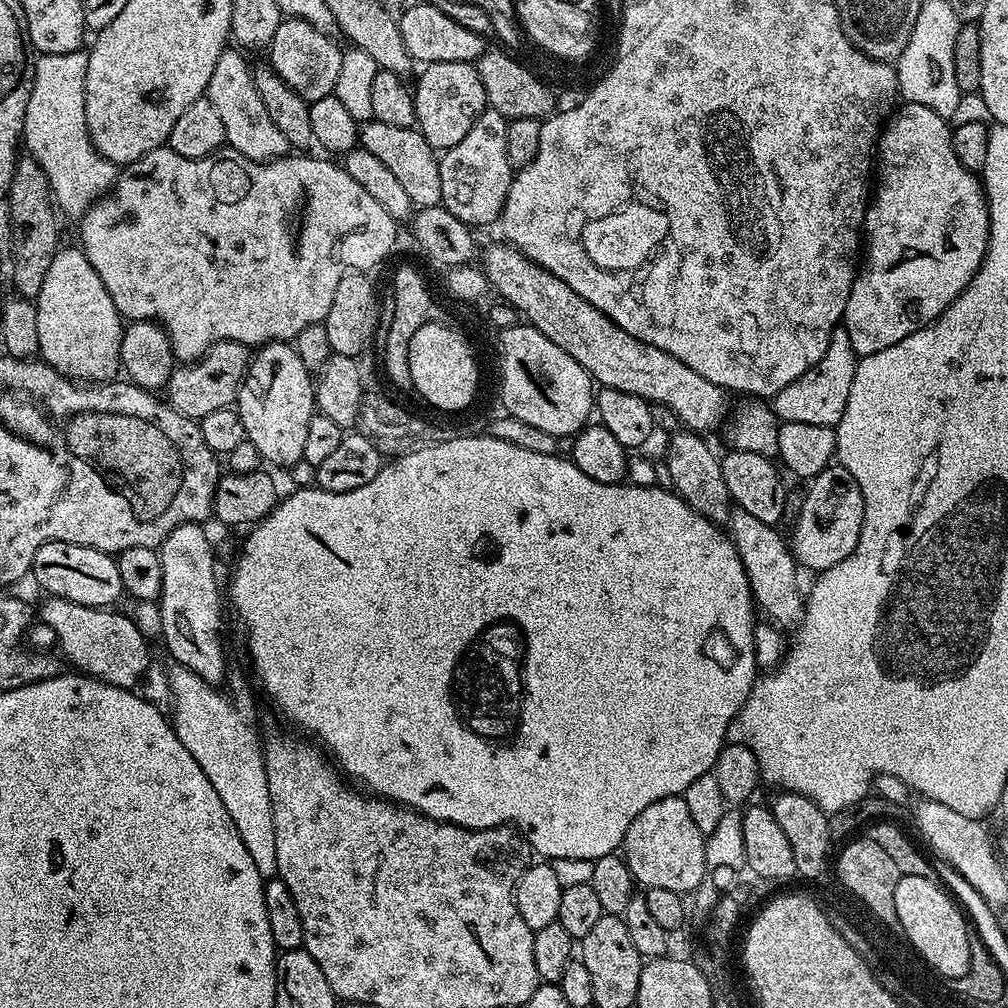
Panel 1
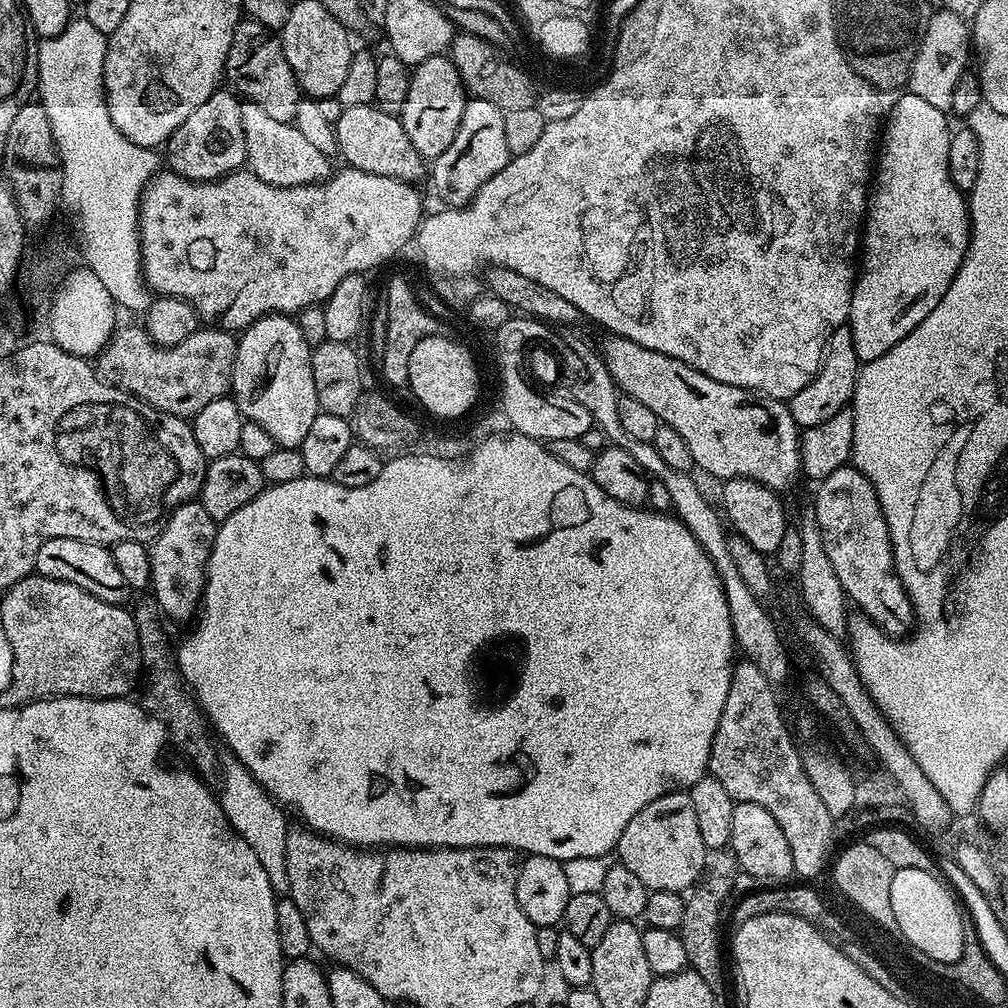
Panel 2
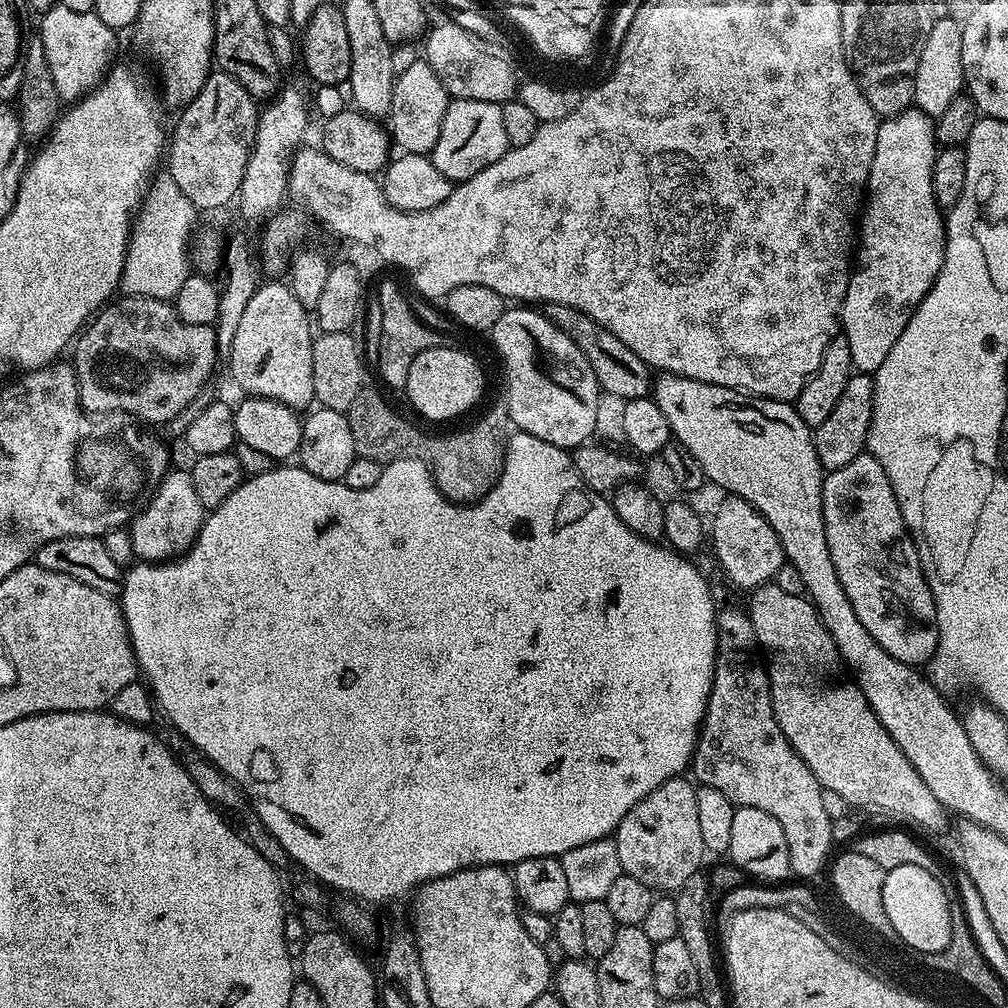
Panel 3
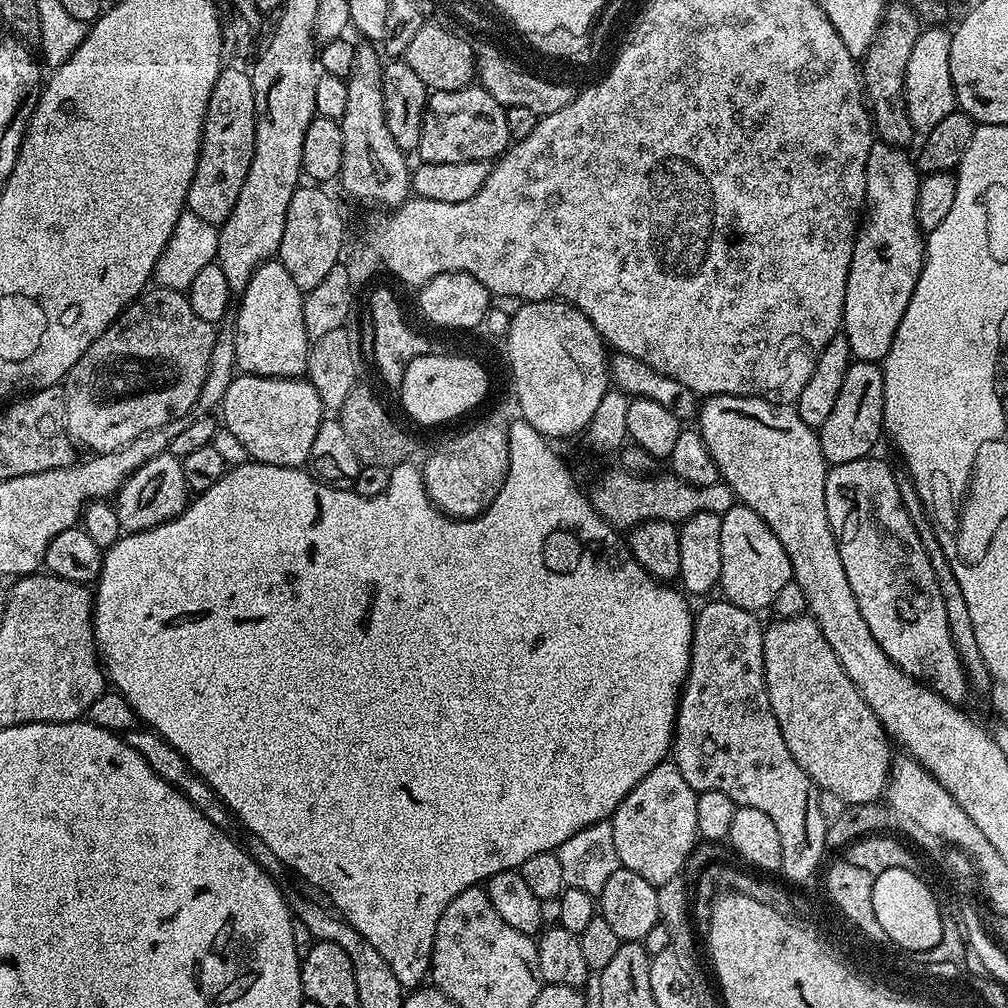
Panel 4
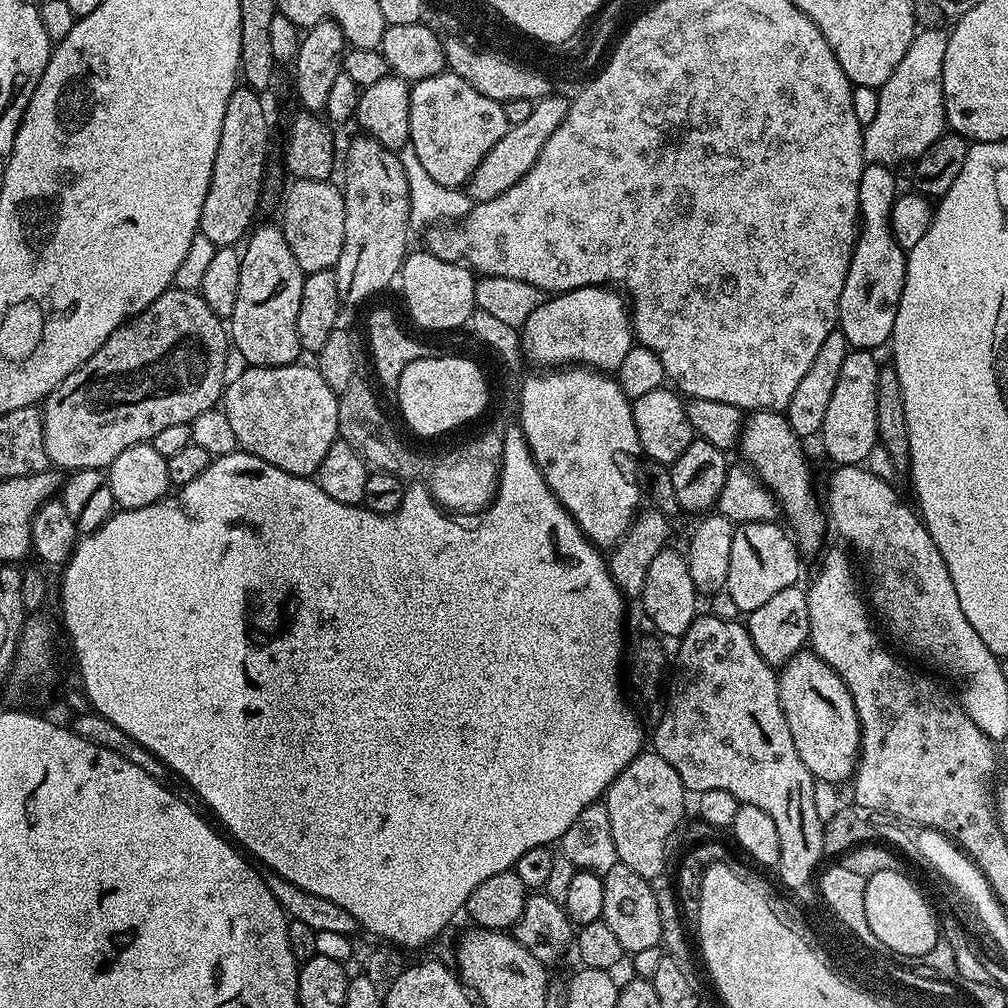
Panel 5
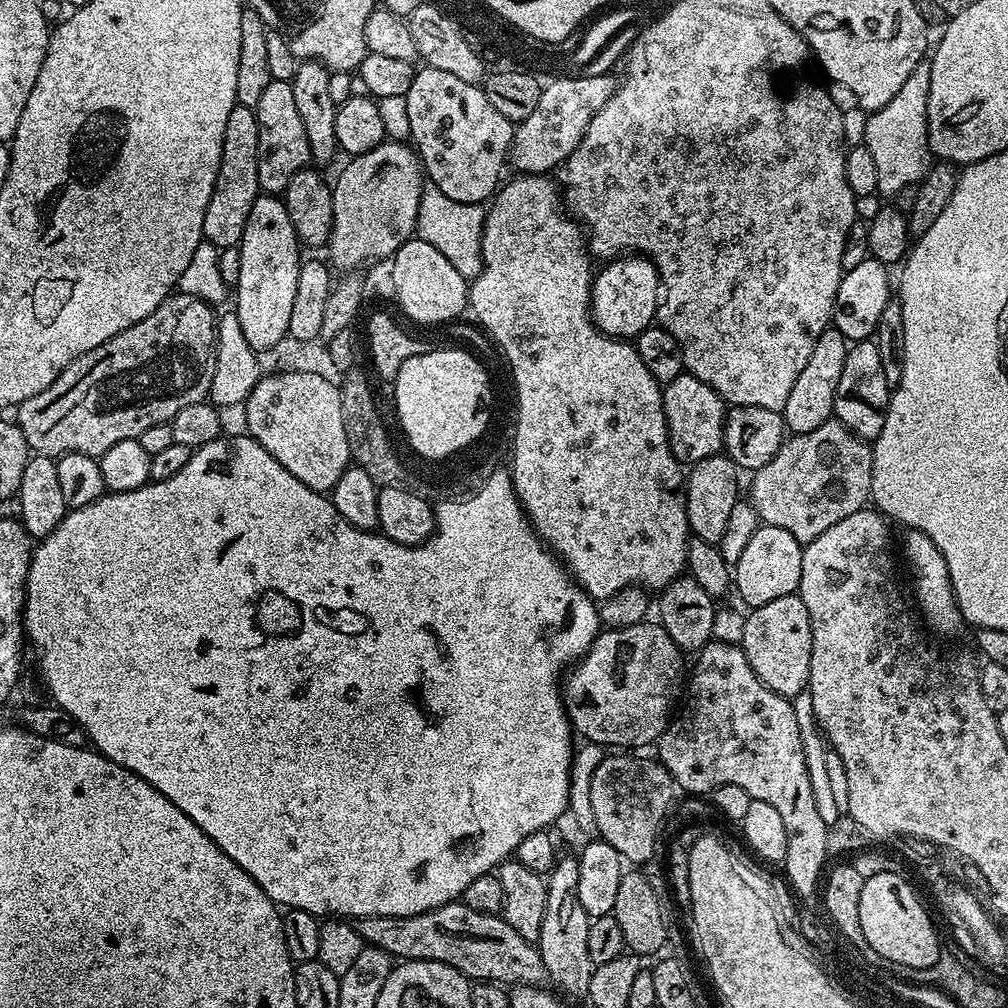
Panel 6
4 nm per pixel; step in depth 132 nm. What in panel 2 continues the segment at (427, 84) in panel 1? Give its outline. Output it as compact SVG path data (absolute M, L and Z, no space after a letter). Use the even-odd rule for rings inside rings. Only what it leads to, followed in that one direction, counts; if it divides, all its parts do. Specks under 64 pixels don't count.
M447 55L426 58L426 62L412 68L410 91L406 94L399 118L414 150L418 150L425 162L436 160L438 154L442 154L442 150L454 142L454 134L458 134L458 122L462 122L462 110L466 110L469 99L462 78Z

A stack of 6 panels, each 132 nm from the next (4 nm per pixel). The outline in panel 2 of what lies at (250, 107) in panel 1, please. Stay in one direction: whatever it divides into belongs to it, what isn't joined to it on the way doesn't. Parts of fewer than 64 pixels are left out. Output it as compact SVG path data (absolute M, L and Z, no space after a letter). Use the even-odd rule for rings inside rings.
M241 103L242 134L246 134L247 167L270 186L289 188L314 184L328 179L330 157L317 150L294 123L277 122L263 112L259 106Z

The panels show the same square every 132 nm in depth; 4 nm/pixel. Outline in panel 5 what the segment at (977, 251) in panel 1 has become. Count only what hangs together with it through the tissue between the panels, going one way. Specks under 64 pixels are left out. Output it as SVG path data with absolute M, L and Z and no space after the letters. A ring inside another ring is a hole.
M865 163L858 182L860 218L856 249L852 251L846 282L842 286L838 321L838 331L856 350L877 350L891 341L898 302L906 282L908 258L905 249L894 242L894 234L890 230L890 210L896 201L895 176L889 165Z

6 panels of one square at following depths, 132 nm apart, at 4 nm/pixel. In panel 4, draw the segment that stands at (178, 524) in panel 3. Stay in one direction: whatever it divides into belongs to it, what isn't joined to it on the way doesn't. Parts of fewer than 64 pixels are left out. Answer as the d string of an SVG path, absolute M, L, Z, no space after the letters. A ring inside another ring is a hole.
M167 451L158 454L158 458L150 458L150 462L138 466L138 470L130 474L130 478L116 493L114 503L118 522L125 533L150 530L183 514L190 503L190 489L186 486L181 457Z

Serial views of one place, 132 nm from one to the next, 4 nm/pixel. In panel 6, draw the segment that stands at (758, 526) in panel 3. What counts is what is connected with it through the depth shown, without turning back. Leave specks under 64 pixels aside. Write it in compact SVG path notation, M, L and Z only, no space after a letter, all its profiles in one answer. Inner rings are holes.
M761 524L754 530L754 538L746 542L742 558L738 558L734 565L734 592L736 588L749 609L766 606L766 602L774 602L774 598L793 595L800 587L803 553L803 547L794 534L778 526Z

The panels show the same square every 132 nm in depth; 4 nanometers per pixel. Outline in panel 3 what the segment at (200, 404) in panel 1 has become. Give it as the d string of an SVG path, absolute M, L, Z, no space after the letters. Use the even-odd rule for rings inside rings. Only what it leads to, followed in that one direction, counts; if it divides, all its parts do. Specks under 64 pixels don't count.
M127 294L95 313L94 319L75 341L75 348L76 385L80 391L80 405L85 412L125 412L128 415L125 417L137 421L149 420L160 426L167 425L182 410L195 405L196 399L205 391L204 387L218 361L213 325L187 324L176 317L175 307L169 301Z

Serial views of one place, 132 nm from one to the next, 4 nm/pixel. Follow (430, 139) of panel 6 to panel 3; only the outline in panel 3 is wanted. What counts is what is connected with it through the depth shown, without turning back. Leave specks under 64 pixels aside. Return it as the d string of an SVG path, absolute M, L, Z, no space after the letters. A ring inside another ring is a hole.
M476 102L476 112L446 110L446 116L442 118L442 130L438 134L438 142L430 155L434 166L438 166L438 171L447 180L459 182L474 178L478 170L486 170L486 166L498 162L498 158L502 158L502 154L506 154L508 149L500 105Z

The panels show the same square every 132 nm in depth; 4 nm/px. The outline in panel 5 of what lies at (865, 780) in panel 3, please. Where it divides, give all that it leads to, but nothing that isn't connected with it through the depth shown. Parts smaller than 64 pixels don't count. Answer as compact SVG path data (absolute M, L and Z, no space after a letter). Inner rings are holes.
M801 650L796 656L791 656L779 669L778 679L780 705L786 714L786 726L790 726L798 758L806 762L806 770L810 770L816 780L825 780L835 785L839 785L840 780L847 781L856 771L856 761L860 754L860 719L854 710L854 698L850 698L850 690L846 690L846 682L842 682L840 675L811 650Z

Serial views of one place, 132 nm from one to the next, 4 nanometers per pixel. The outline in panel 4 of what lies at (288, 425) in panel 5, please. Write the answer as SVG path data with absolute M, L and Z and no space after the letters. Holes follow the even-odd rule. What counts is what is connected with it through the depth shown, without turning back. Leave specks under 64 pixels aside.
M237 374L233 376L230 387L226 390L226 398L222 398L218 409L224 415L223 427L228 428L245 446L249 457L257 464L269 464L279 468L303 469L310 458L310 446L314 446L314 438L318 434L318 426L326 418L326 409L318 398L318 390L307 378L290 376L249 376Z

